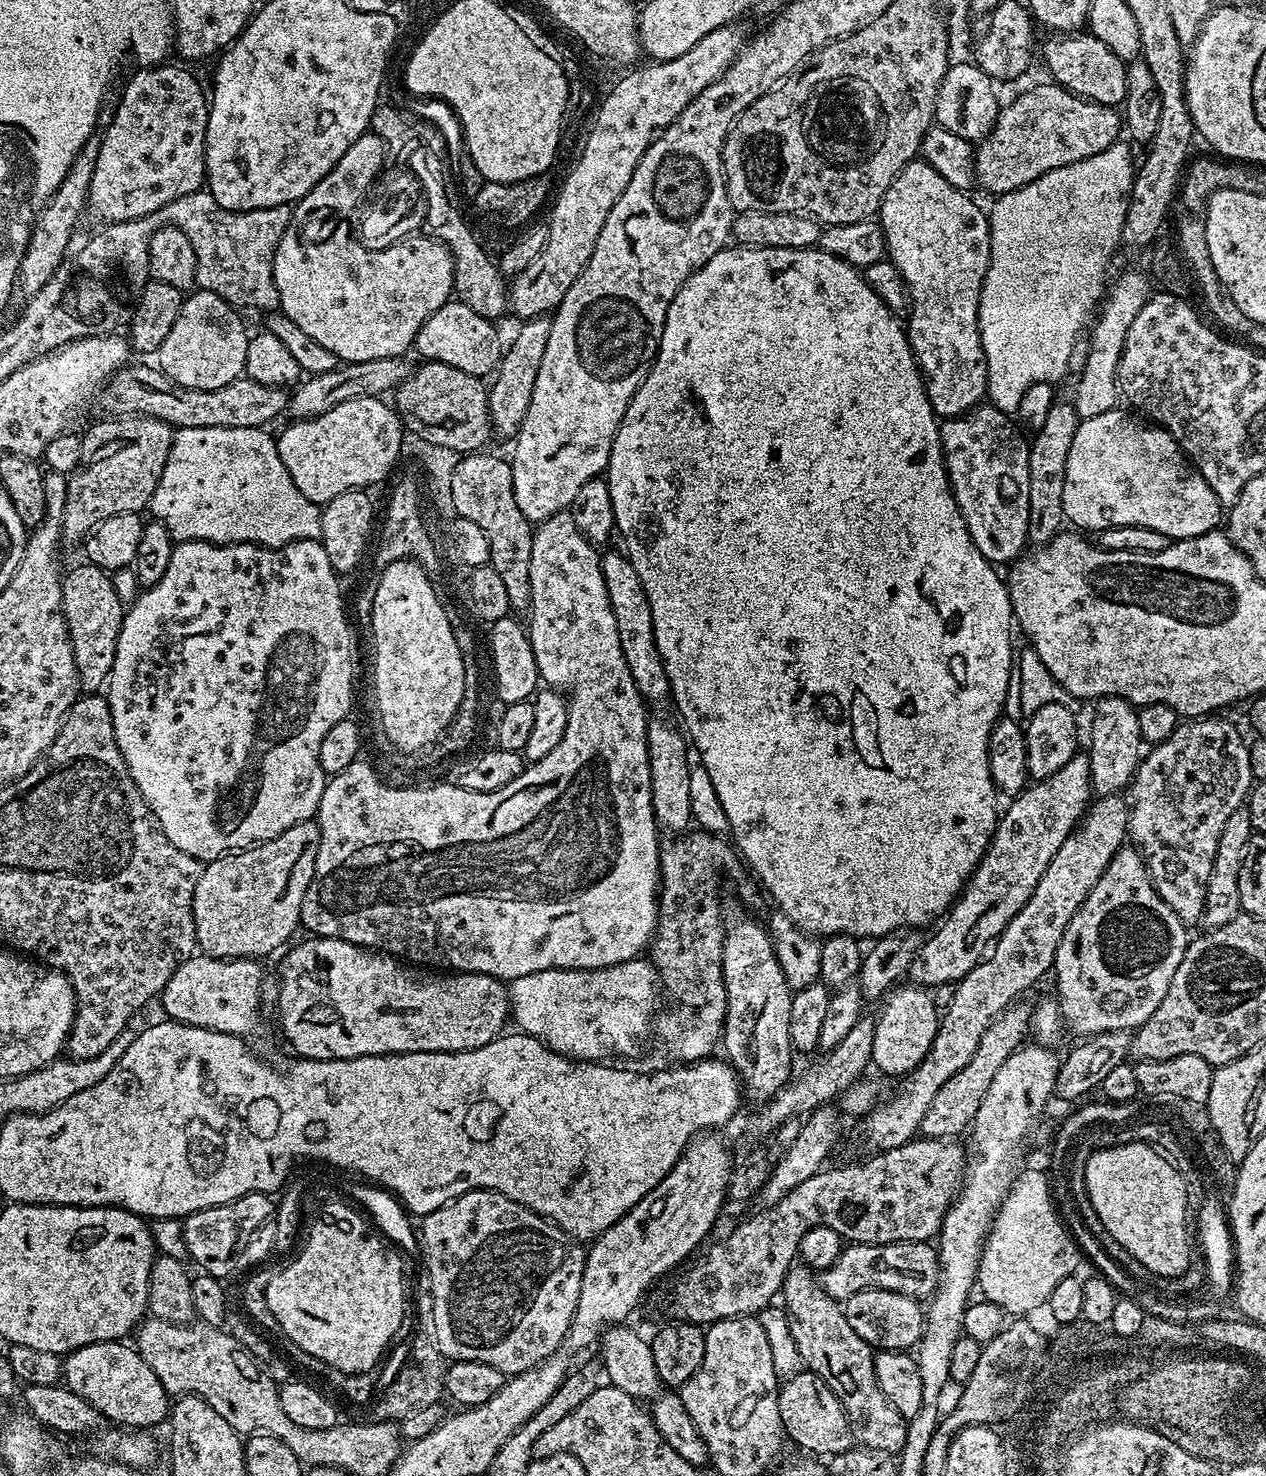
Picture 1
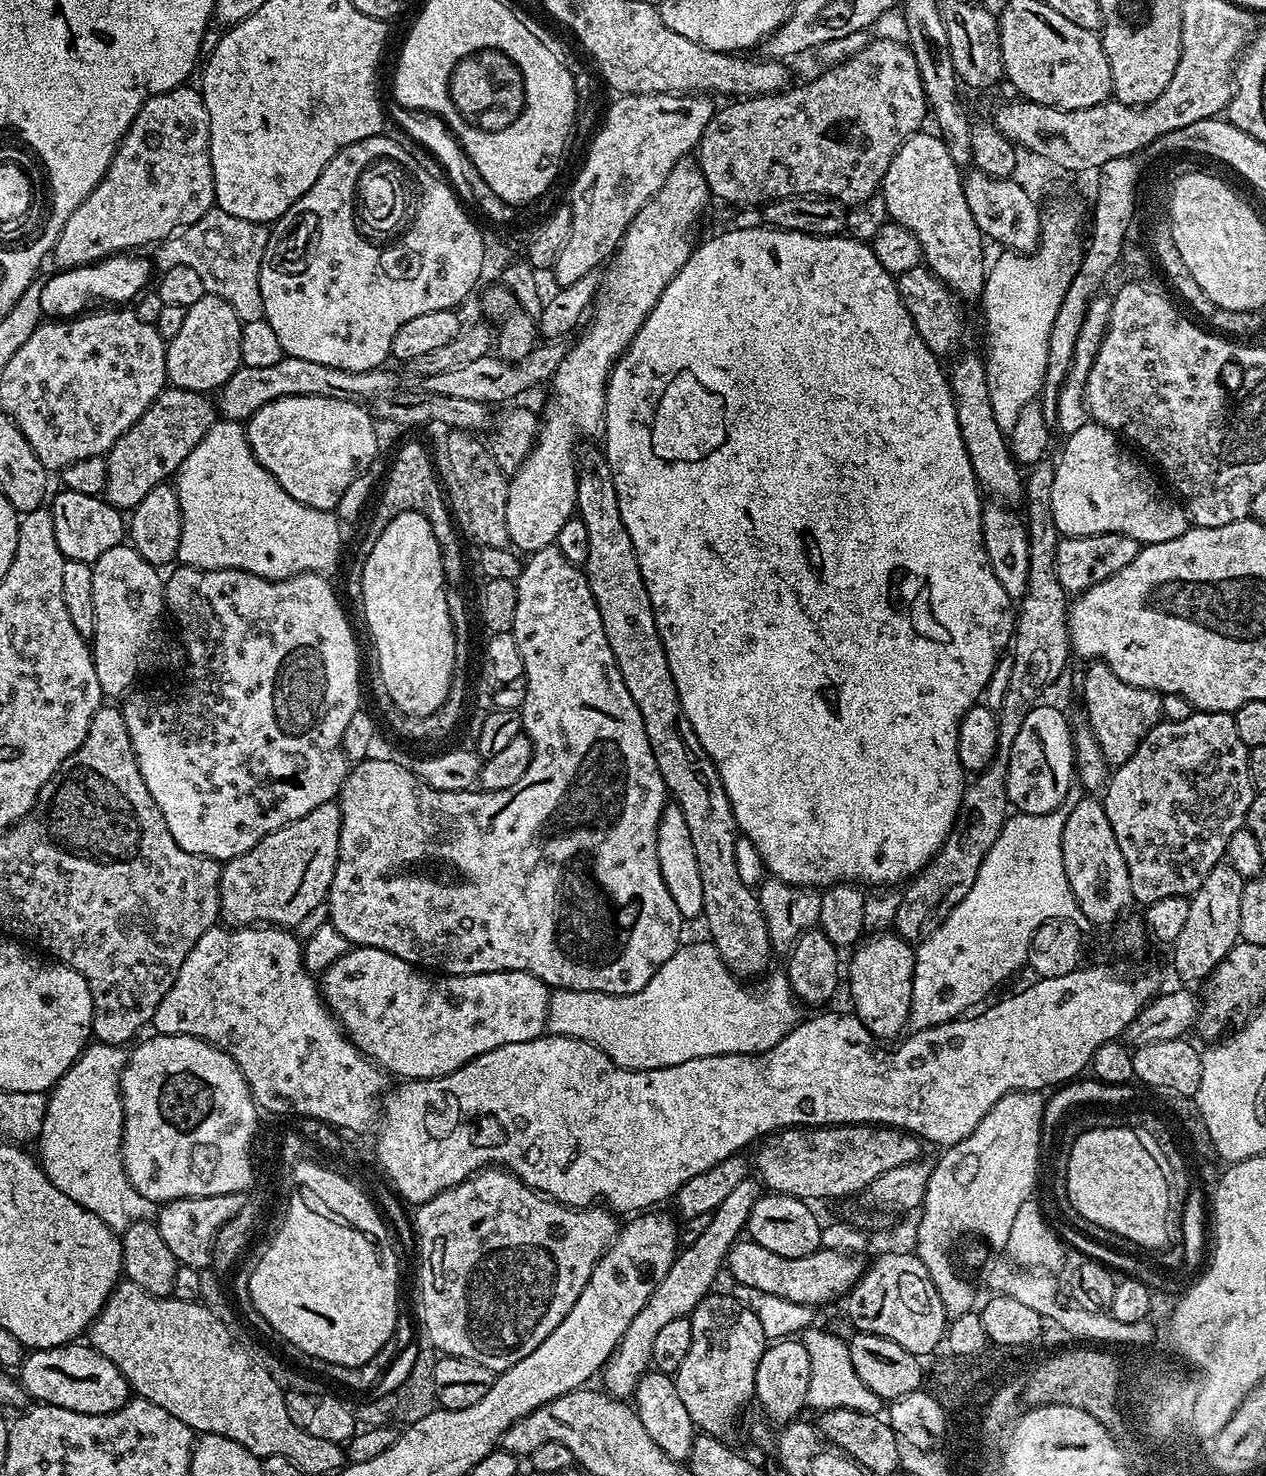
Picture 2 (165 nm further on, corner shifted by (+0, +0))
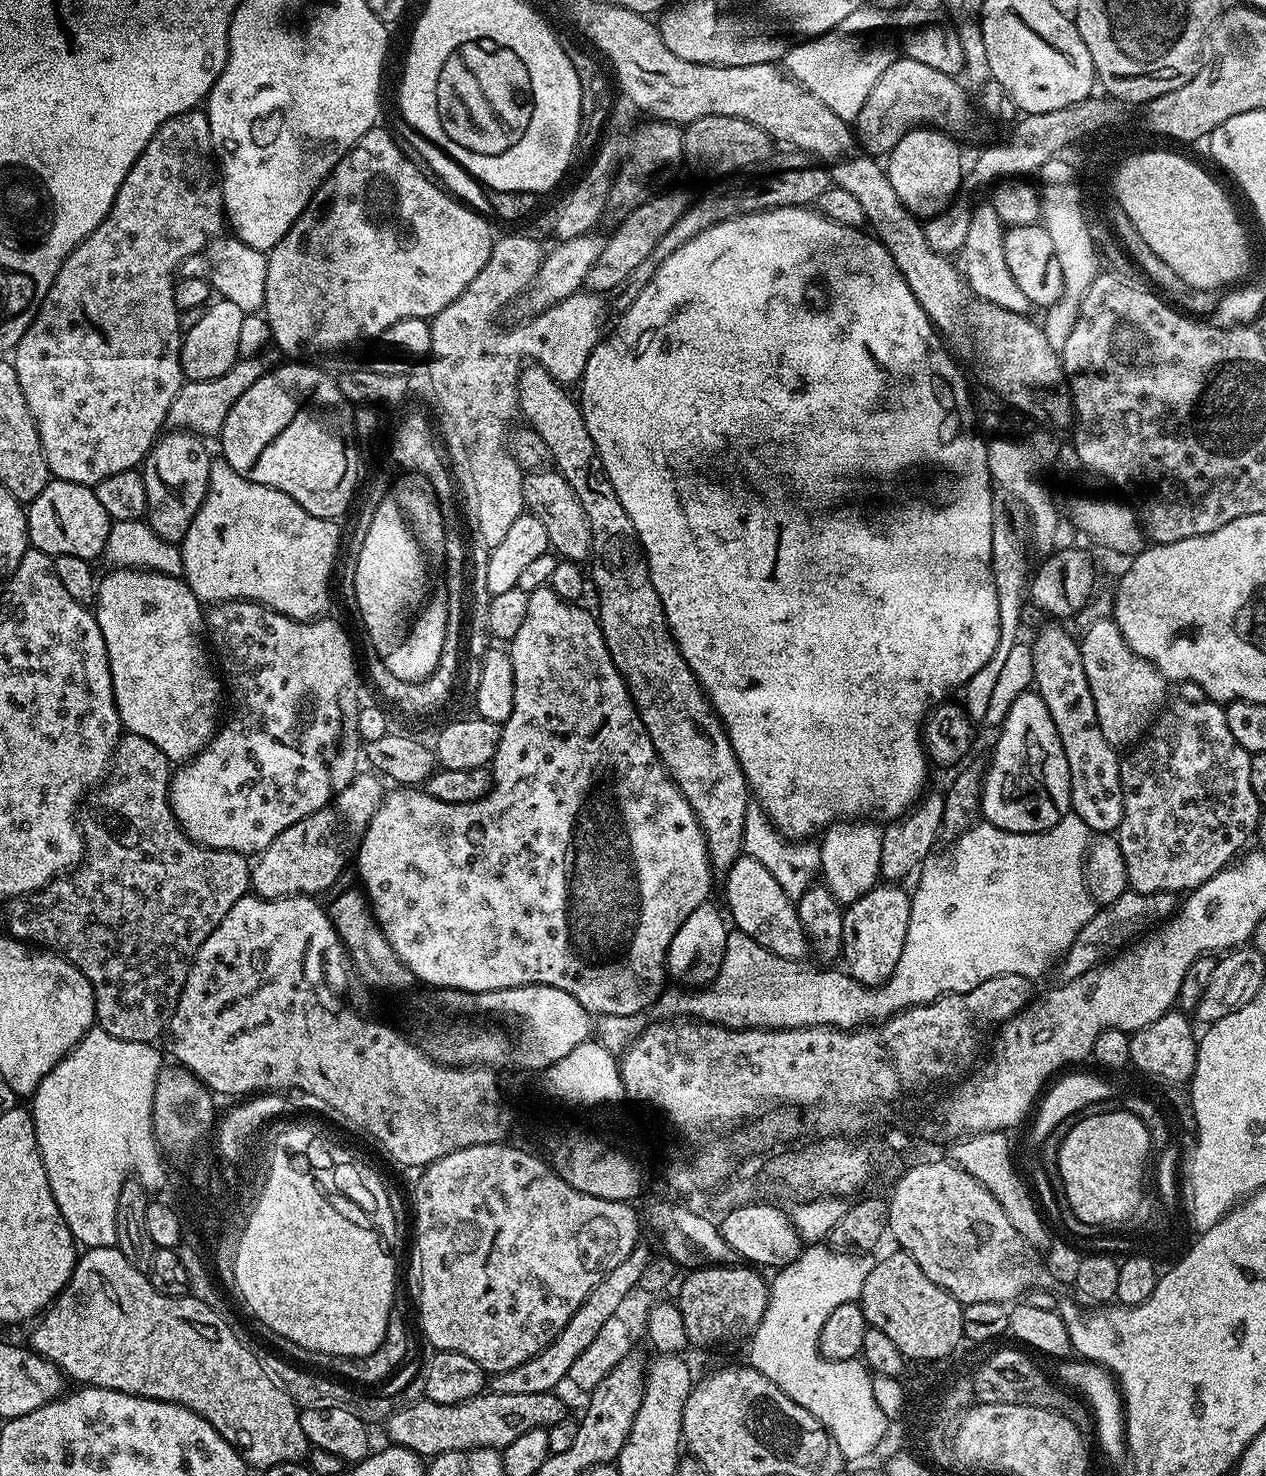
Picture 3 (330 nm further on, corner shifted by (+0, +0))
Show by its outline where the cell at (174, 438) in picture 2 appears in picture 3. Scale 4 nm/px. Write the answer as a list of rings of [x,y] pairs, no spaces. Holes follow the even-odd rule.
[[[265,350],[259,356],[251,356],[245,360],[237,359],[236,364],[230,366],[230,370],[226,370],[226,374],[218,378],[188,380],[181,384],[174,402],[170,402],[167,423],[173,429],[195,432],[201,438],[215,437],[226,422],[226,414],[230,414],[230,406],[234,406],[234,402],[238,402],[238,398],[242,398],[242,394],[246,394],[246,390],[250,390],[250,386],[254,386],[258,378],[271,372],[281,360],[279,351]]]

